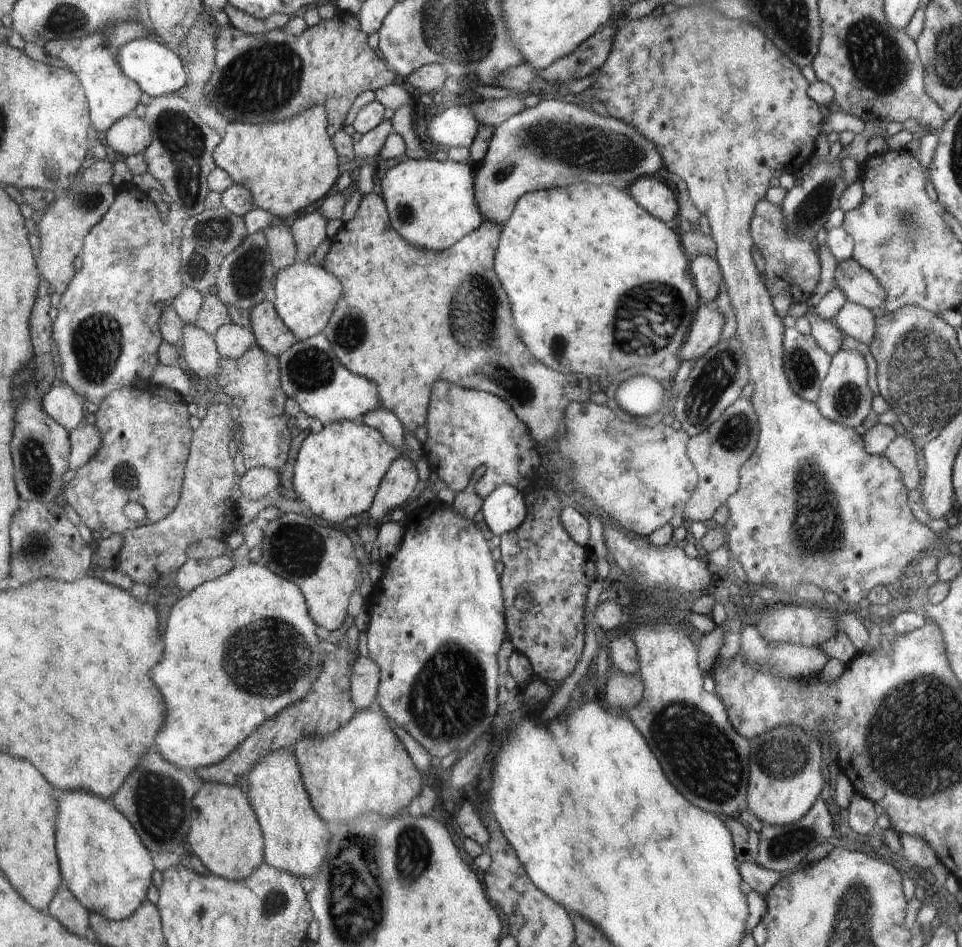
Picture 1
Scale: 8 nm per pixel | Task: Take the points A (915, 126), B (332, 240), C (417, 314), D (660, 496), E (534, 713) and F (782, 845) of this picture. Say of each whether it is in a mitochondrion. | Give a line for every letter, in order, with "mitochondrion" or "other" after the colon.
A: other
B: other
C: other
D: other
E: other
F: mitochondrion

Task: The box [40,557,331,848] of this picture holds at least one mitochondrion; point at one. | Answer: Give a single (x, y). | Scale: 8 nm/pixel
(259, 659)

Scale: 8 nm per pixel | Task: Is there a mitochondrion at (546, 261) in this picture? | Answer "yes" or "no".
no

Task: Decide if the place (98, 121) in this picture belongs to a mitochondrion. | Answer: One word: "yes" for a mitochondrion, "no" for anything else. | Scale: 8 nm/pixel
no

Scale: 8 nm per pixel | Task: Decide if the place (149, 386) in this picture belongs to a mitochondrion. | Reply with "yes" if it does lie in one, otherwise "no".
no

